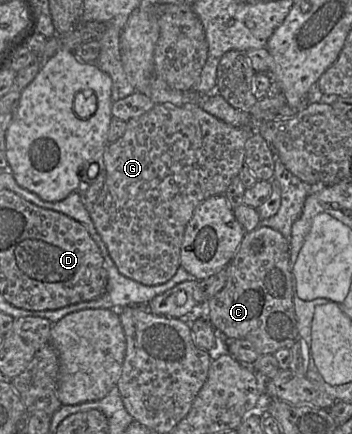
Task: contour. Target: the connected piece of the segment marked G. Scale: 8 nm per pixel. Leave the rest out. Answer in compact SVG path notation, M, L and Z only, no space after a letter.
M284 94L259 99L249 112L250 124L243 127L234 127L209 114L197 104L176 106L171 104L155 103L153 108L149 111L127 121L124 134L116 141L108 143L104 151L106 178L103 187L90 211L90 217L94 223L94 226L102 241L106 245L108 253L120 274L144 285L160 285L167 282L174 276L180 266L180 250L185 228L191 219L195 208L210 196L225 193L231 183L231 180L235 176L238 176L240 170L245 165L244 159L246 141L258 131L258 126L260 123L265 122L266 112L277 112L277 110L285 104L287 104L287 100Z

